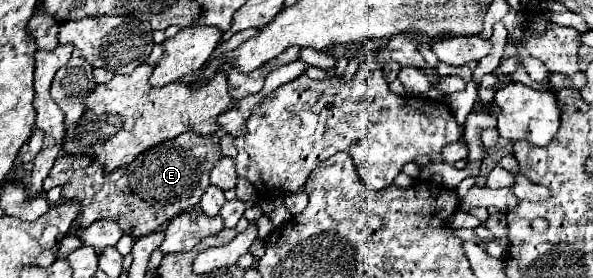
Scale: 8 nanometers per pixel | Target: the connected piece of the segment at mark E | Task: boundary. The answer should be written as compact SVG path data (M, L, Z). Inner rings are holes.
M185 132L173 140L165 140L147 152L139 154L131 164L121 166L113 172L107 172L105 166L99 162L93 162L91 166L77 170L69 182L63 186L63 198L67 200L77 200L81 204L81 214L79 214L79 226L89 226L91 222L99 218L107 218L119 224L123 234L129 234L133 240L139 240L141 236L147 236L151 232L161 230L167 222L171 222L175 216L195 208L203 196L203 192L209 186L209 174L215 166L215 162L221 158L221 148L219 148L219 138L215 134L211 136L199 136L195 132Z

